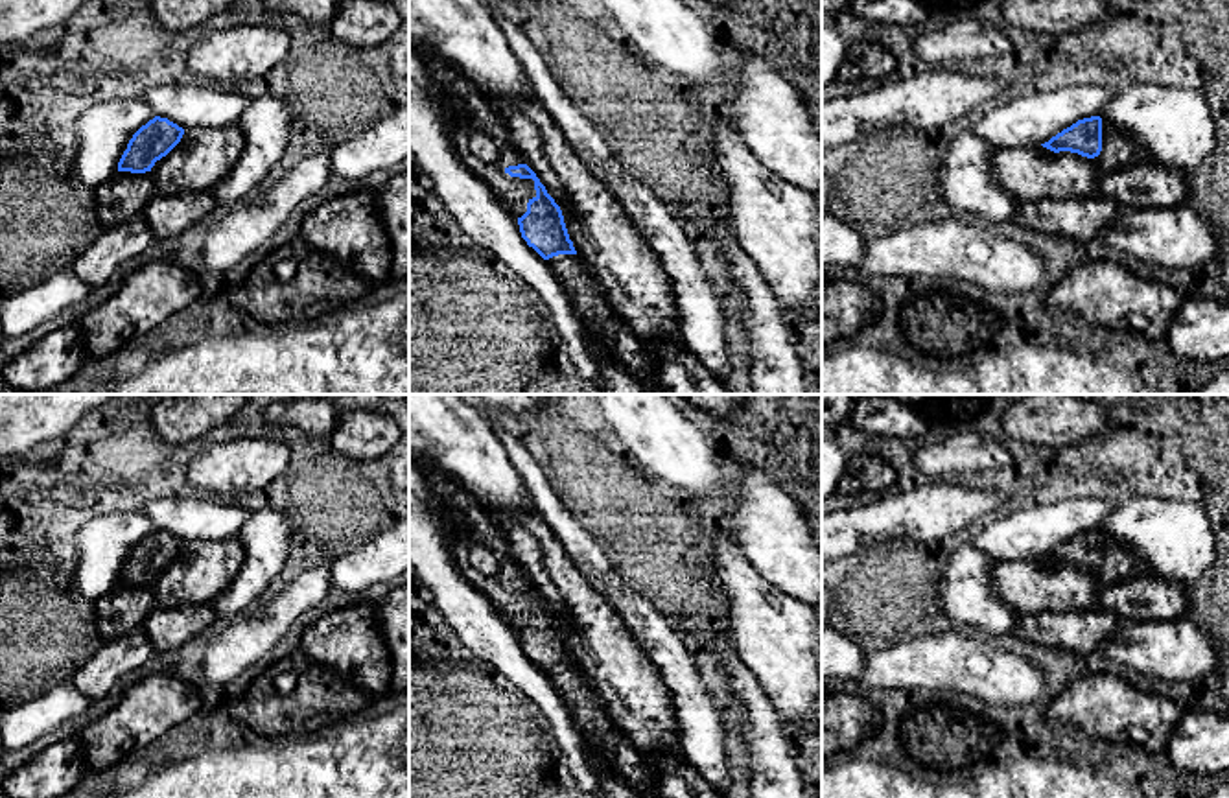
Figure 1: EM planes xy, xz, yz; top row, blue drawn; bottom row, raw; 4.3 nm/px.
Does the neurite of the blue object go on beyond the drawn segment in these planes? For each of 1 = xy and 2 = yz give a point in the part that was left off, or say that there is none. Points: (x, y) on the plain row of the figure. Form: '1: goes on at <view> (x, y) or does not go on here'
1: does not go on here
2: goes on at yz (1119, 563)

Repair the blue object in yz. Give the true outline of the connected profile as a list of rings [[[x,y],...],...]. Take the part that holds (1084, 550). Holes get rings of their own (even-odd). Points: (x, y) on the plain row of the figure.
[[[1100,529],[1078,533],[1041,558],[1054,566],[1087,569],[1100,584],[1150,575],[1148,566],[1126,544]]]

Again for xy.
[[[155,529],[142,538],[127,557],[118,584],[146,586],[182,551],[184,542],[168,531]]]

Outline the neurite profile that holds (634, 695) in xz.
[[[538,512],[518,520],[497,518],[496,522],[509,540],[509,557],[520,564],[525,577],[560,619],[569,652],[599,695],[612,722],[643,754],[682,756],[676,715],[667,684],[649,656],[638,647],[617,612],[575,568],[547,522]]]

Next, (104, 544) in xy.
[[[142,509],[116,510],[87,522],[76,538],[74,588],[90,601],[114,590],[129,553],[153,531],[153,522]]]

